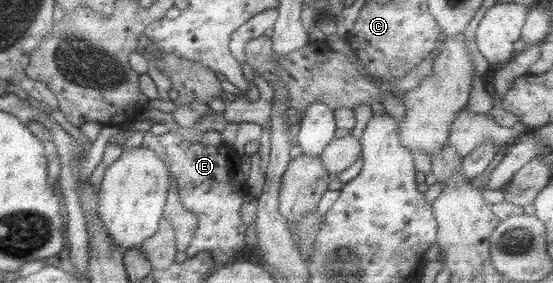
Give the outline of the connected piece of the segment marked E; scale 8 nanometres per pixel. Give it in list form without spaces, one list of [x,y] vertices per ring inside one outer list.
[[[143,132],[140,146],[150,148],[164,162],[169,175],[176,181],[179,202],[188,213],[196,217],[196,228],[184,250],[187,258],[206,252],[215,267],[222,267],[239,259],[244,245],[245,227],[240,218],[240,205],[246,194],[245,177],[239,171],[241,156],[232,147],[202,146],[188,143],[178,132],[153,135]]]

